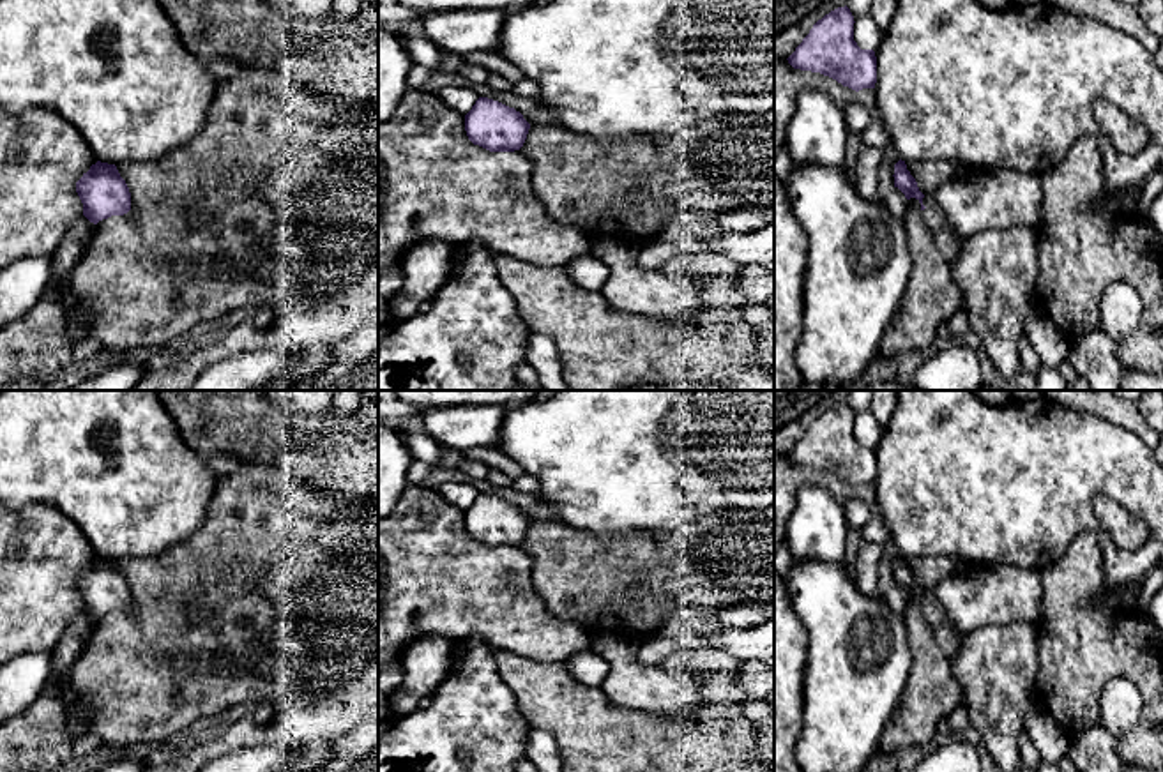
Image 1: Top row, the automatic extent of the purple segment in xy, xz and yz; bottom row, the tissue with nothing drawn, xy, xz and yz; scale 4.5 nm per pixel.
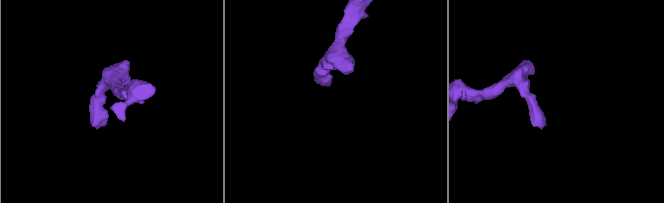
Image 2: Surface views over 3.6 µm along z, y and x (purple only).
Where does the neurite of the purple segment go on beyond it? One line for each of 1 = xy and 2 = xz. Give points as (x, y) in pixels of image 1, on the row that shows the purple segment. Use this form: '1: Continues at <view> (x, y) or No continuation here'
1: No continuation here
2: No continuation here

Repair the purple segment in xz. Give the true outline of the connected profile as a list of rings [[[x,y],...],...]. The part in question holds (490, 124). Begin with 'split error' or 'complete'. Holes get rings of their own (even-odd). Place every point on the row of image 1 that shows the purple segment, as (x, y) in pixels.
complete; [[[479,97],[465,115],[468,140],[490,152],[520,150],[528,129],[520,111],[488,97]]]

